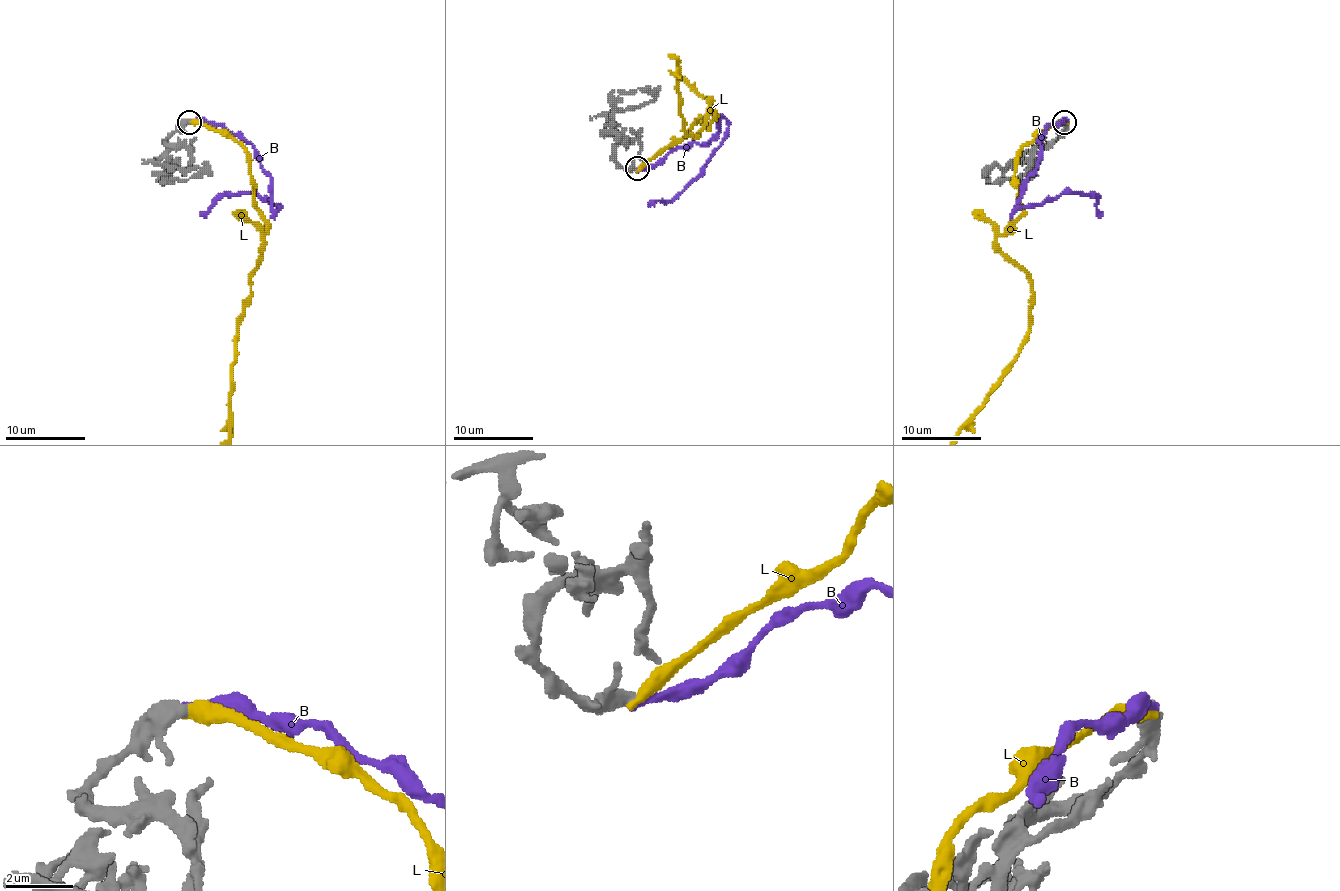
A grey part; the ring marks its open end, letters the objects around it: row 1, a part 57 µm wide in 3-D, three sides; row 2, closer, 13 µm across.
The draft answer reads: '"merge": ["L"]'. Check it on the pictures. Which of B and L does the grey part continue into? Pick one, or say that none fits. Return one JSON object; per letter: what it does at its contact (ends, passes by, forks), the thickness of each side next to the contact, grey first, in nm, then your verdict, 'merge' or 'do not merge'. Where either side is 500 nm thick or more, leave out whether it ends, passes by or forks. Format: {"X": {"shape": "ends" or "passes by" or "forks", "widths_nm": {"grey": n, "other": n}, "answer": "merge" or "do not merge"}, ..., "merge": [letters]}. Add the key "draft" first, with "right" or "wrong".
{"draft": "wrong", "B": {"shape": "ends", "widths_nm": {"grey": 400, "other": 220}, "answer": "do not merge"}, "L": {"shape": "ends", "widths_nm": {"grey": 440, "other": 360}, "answer": "do not merge"}, "merge": []}

